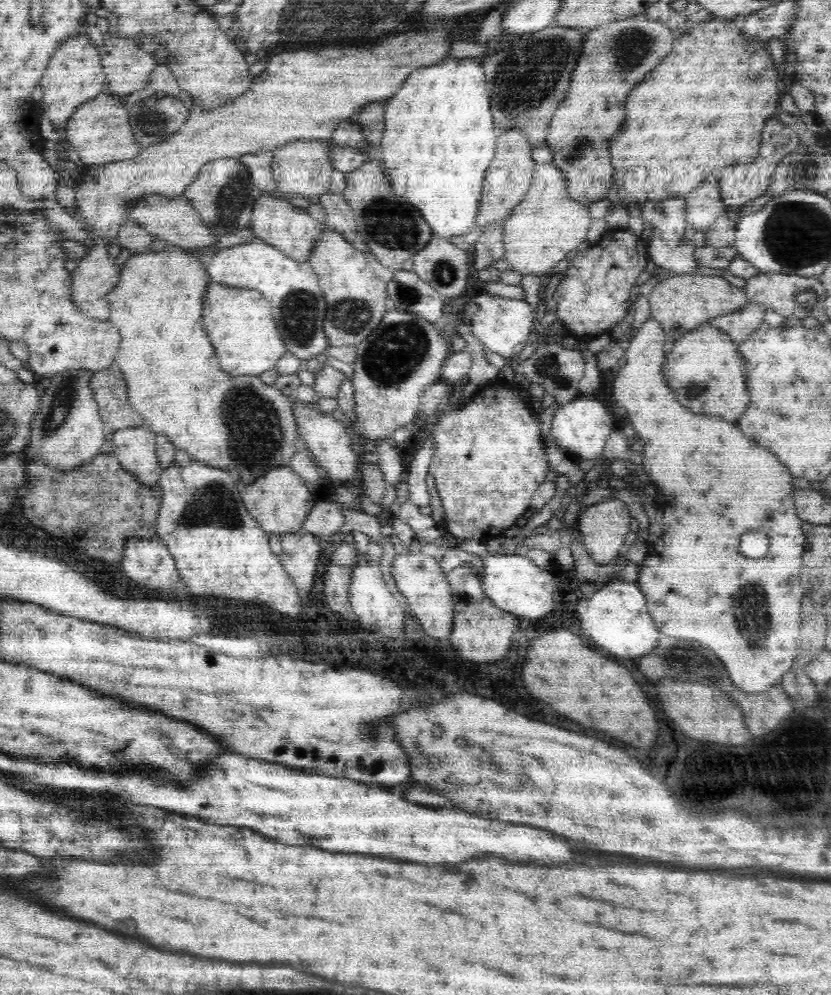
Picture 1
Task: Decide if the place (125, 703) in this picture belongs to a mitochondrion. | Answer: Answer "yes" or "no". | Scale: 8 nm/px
no

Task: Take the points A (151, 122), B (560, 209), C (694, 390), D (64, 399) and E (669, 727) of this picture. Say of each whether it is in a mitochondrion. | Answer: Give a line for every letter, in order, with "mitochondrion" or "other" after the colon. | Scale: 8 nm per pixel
A: mitochondrion
B: other
C: mitochondrion
D: mitochondrion
E: other

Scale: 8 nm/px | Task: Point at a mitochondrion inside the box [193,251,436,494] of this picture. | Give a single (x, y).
(255, 433)

